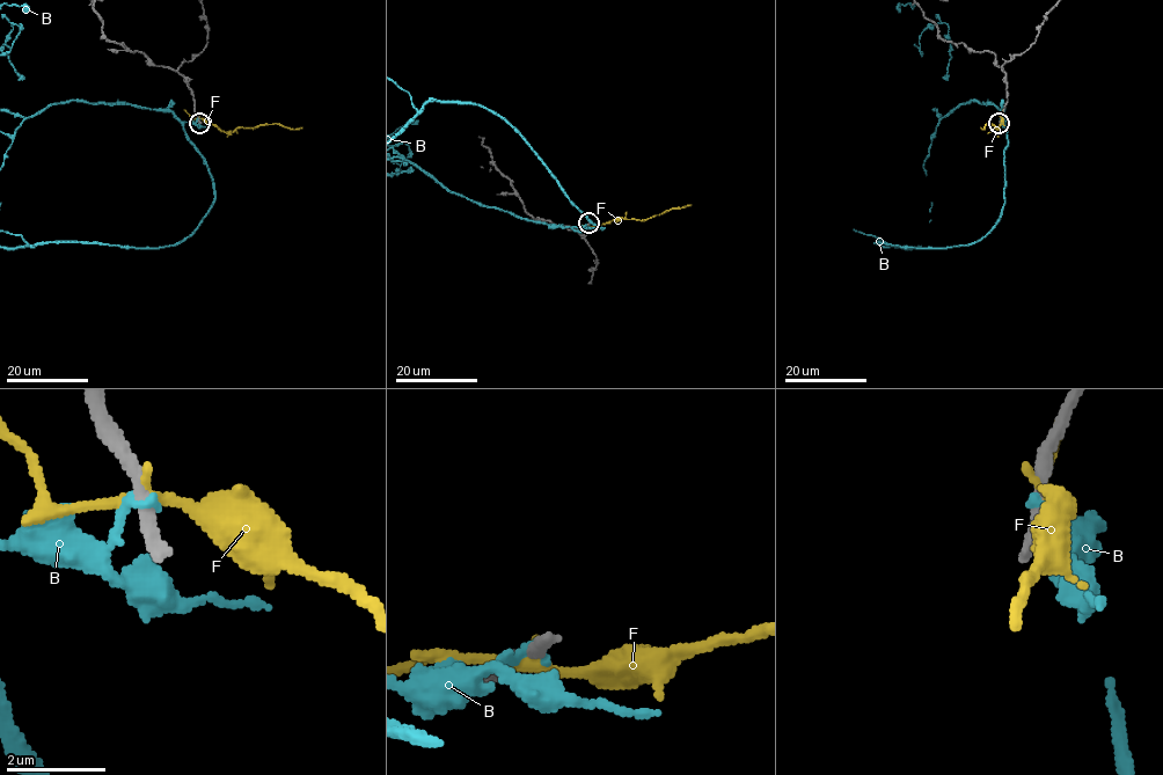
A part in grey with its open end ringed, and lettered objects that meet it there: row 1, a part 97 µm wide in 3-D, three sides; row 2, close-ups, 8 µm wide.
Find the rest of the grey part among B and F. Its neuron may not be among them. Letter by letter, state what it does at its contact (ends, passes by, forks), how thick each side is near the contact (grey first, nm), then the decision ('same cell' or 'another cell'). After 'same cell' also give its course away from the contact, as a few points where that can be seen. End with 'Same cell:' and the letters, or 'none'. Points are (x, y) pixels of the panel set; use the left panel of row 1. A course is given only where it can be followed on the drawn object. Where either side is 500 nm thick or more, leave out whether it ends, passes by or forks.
B: it ends; calibres 280 and 240 nm; another cell
F: it passes by; calibres 280 and 240 nm; another cell
Same cell: none

